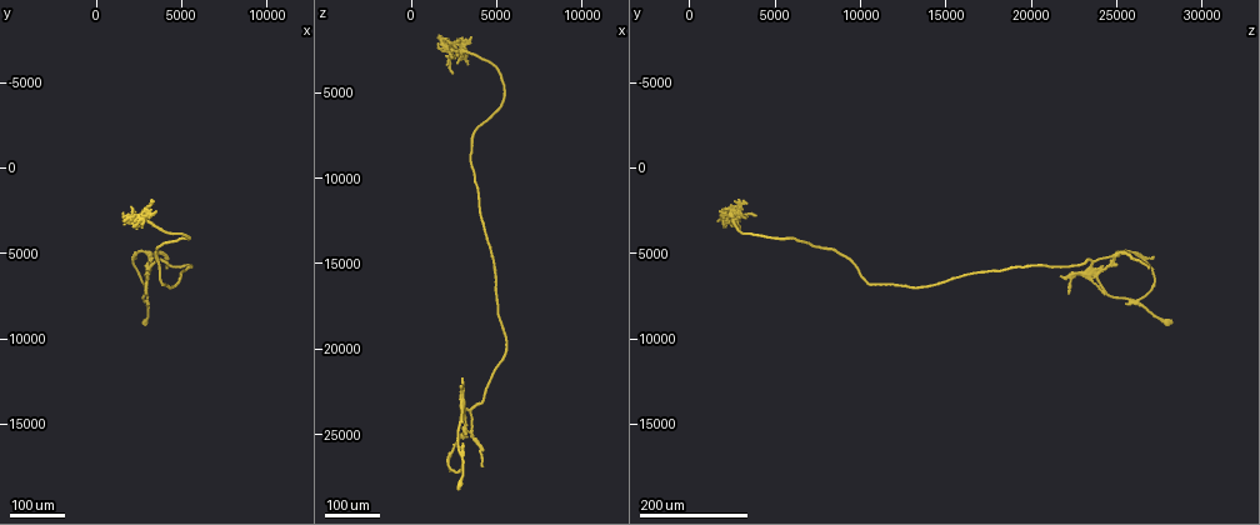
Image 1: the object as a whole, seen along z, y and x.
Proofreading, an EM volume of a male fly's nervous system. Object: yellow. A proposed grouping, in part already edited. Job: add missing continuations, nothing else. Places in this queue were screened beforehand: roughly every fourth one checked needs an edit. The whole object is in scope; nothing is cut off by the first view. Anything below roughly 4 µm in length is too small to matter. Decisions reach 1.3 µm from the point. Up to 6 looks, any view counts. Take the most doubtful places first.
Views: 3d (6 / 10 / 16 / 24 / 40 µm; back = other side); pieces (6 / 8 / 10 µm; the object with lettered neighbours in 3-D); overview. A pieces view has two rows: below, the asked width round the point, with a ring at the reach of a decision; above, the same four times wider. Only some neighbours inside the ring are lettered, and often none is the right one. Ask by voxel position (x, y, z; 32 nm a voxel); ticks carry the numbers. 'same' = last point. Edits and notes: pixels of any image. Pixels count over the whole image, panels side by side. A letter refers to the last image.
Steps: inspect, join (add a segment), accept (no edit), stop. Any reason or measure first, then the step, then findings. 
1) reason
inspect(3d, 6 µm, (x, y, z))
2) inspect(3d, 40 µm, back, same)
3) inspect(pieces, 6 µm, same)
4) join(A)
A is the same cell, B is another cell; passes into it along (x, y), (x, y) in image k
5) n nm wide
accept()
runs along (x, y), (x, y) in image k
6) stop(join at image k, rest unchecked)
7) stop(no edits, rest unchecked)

free end
inspect(3d, 40 µm, (2600, 2800, 3200))

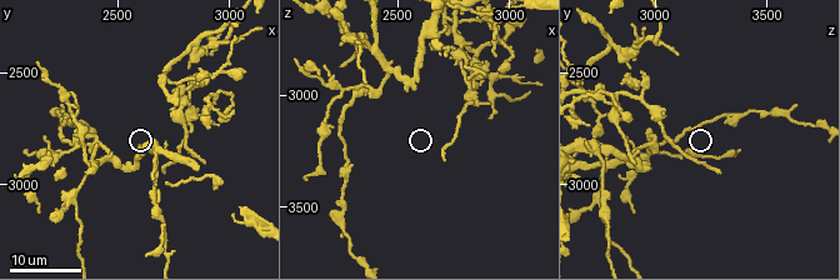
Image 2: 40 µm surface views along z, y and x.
see the neighbours
inspect(pieces, 10 µm, (2710, 2930, 3290))

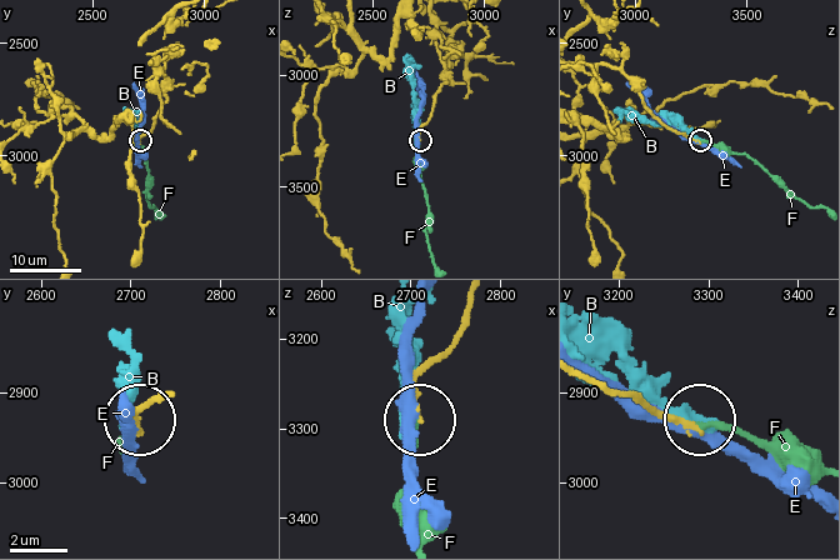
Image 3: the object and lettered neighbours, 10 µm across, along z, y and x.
join(F)
F is the same cell, B and E are other cells; it goes on there

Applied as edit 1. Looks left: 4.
inspect(overview)

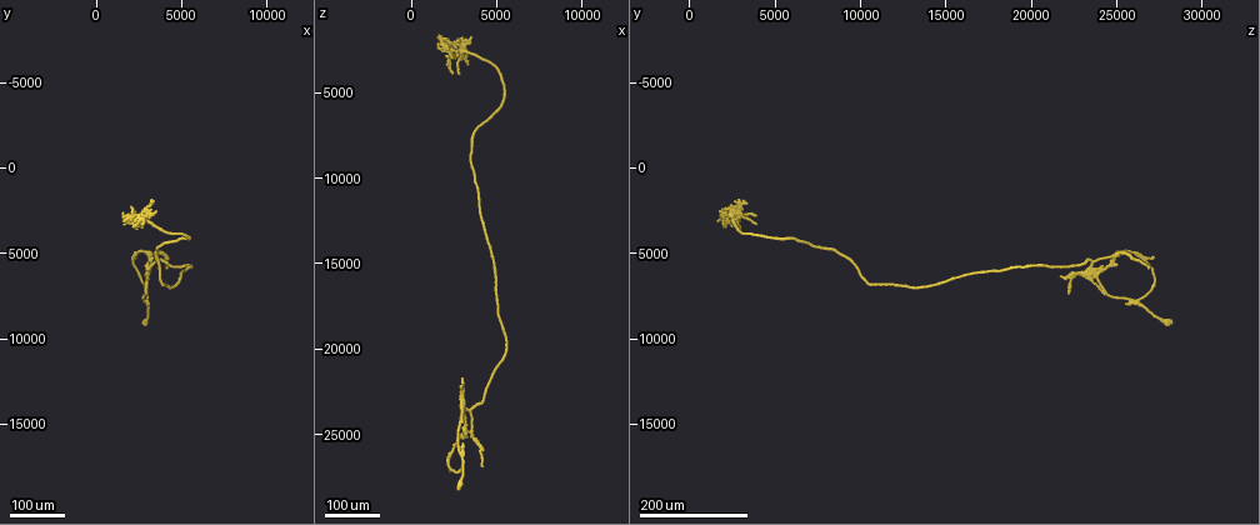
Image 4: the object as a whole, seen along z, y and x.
branch stops here
inspect(3d, 40 µm, (2800, 2800, 3000))

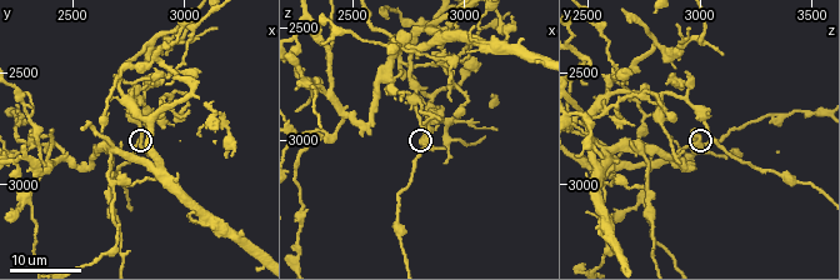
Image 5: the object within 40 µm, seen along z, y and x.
what lies round it
inspect(pieces, 8 µm, (2890, 2900, 2910))

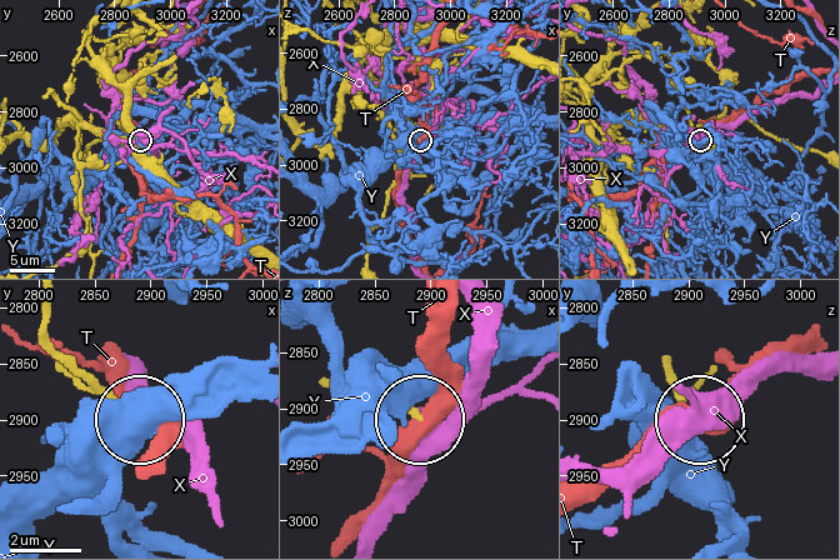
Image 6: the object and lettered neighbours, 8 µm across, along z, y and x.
accept()
T, X and Y are other cells; none of them fits

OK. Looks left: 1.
stop(join at image 3, rest unchecked)

